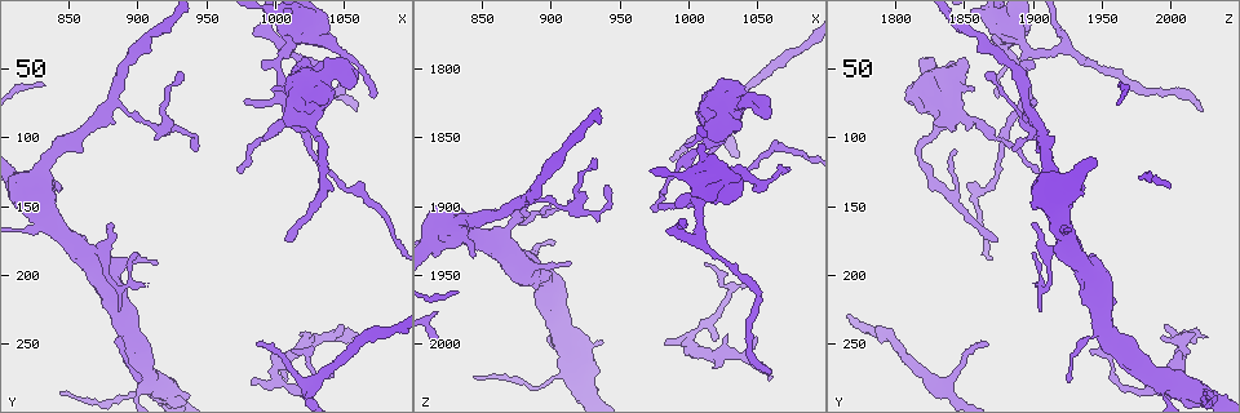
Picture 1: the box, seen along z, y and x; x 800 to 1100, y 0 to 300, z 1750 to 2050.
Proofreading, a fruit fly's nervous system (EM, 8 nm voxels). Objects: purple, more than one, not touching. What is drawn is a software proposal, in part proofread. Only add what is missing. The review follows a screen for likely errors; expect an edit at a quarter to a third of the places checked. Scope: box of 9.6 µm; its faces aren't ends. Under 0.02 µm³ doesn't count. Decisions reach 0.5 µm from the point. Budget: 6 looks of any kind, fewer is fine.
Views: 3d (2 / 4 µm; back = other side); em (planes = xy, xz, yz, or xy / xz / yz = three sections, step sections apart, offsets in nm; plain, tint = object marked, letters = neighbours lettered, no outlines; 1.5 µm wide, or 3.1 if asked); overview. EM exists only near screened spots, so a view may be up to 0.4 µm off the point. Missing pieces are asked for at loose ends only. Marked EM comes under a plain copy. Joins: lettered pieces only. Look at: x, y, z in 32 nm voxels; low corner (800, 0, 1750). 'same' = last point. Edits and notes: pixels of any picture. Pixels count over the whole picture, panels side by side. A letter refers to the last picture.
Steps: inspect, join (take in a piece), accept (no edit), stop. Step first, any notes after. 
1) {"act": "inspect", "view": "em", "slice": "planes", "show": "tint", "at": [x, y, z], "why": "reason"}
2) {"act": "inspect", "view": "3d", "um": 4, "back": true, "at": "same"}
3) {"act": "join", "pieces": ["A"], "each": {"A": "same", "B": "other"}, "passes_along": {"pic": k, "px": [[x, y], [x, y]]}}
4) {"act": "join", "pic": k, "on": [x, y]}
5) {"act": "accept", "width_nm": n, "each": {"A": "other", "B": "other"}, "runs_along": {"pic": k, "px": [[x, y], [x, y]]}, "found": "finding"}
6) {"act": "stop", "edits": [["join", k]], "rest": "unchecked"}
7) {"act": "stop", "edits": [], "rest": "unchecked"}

{"act": "inspect", "view": "em", "slice": "xy", "step": 4, "show": "tint", "at": [1058, 246, 2028], "why": "branch stops here"}

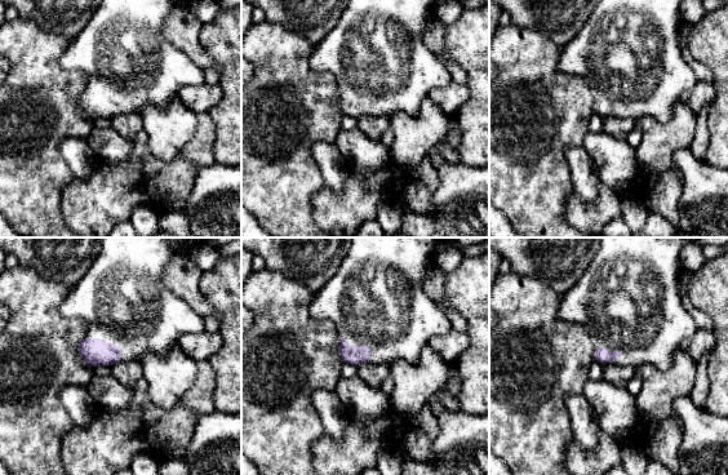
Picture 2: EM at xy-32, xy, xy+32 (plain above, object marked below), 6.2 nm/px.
{"act": "inspect", "view": "em", "slice": "xy", "step": 4, "show": "letters", "at": "same"}

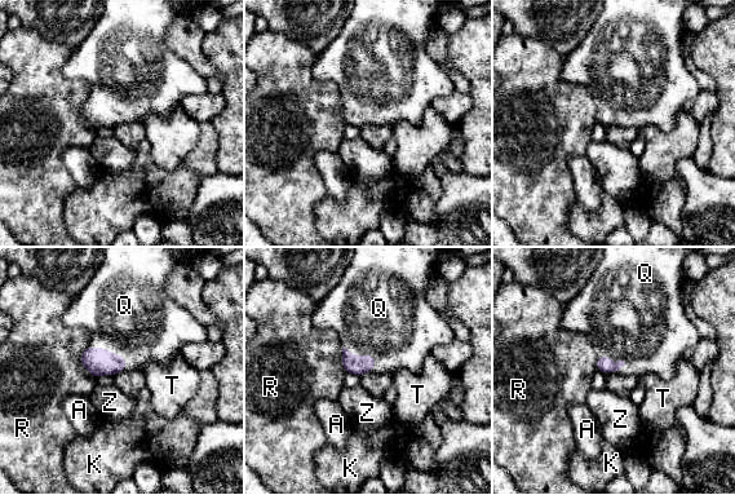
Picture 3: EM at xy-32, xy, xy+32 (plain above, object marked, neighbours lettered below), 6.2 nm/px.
{"act": "join", "pieces": ["Q"], "longest_contact_nm": ["R", 220], "each": {"A": "other", "K": "other", "Q": "same", "R": "other", "T": "other", "Z": "other"}, "found": "the cell continues"}

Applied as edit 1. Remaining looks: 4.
{"act": "inspect", "view": "overview"}

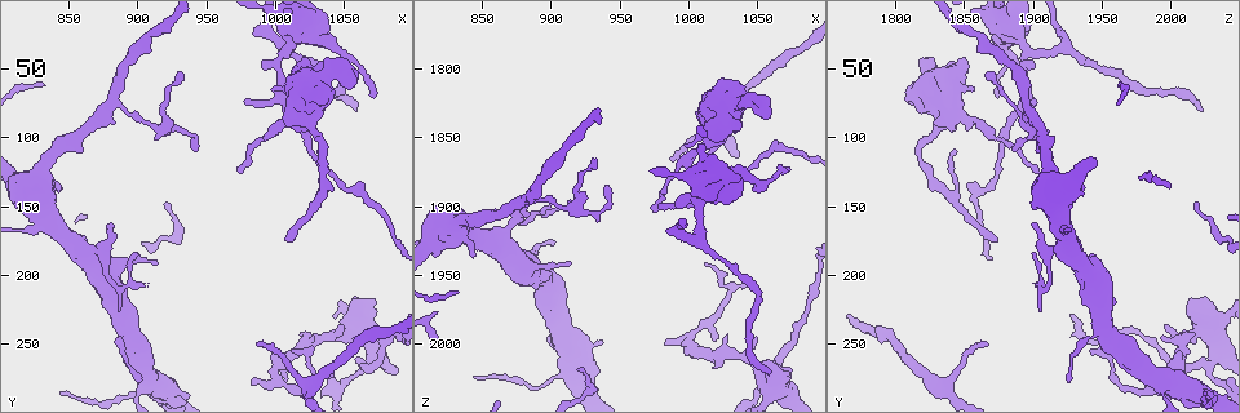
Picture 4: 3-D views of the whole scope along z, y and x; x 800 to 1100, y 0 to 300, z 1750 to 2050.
{"act": "inspect", "view": "em", "slice": "xy", "step": 4, "show": "tint", "at": [976, 126, 1902], "why": "tapers out"}

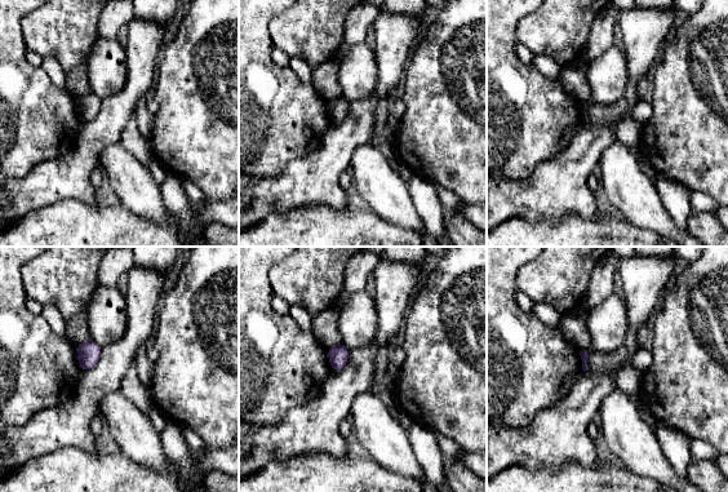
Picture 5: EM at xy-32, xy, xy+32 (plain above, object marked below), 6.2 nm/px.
{"act": "inspect", "view": "em", "slice": "planes", "show": "letters", "at": "same", "why": "another direction"}

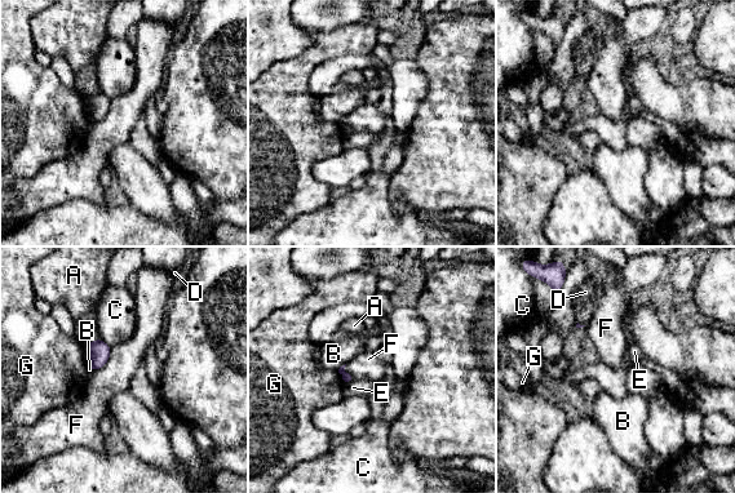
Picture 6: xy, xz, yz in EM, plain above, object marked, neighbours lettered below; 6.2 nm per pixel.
{"act": "accept", "each": {"A": "other", "B": "other", "C": "other", "D": "other", "E": "other", "F": "other", "G": "other"}, "border": {"pic": 6, "px": [[111, 347], [109, 359], [92, 371]]}, "found": "none of them fits"}

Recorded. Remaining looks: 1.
{"act": "inspect", "view": "em", "slice": "planes", "show": "letters", "at": [986, 250, 1868], "why": "thin end"}

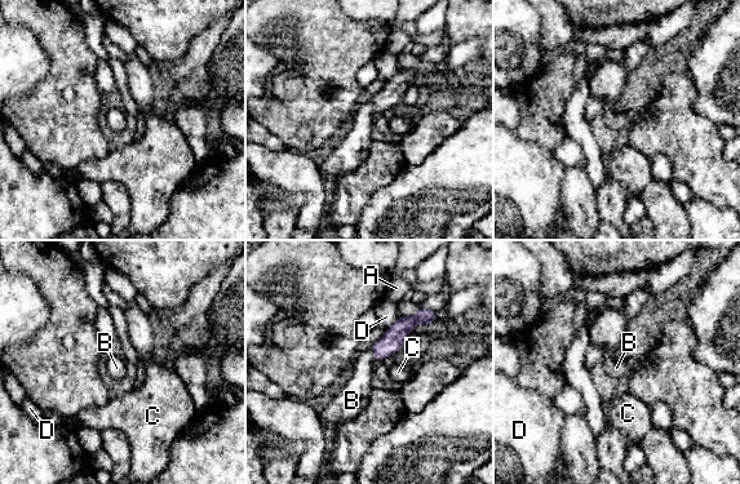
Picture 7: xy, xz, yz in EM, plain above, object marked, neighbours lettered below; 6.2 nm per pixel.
{"act": "join", "pieces": ["B"], "each": {"A": "other", "B": "same", "C": "other", "D": "other"}, "passes_along": {"pic": 7, "px": [[394, 337], [375, 355], [358, 389]]}, "found": "it goes on there"}

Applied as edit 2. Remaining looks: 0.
{"act": "stop", "edits": [["join", 3], ["join", 7]], "rest": "unchecked"}

